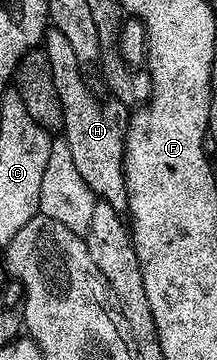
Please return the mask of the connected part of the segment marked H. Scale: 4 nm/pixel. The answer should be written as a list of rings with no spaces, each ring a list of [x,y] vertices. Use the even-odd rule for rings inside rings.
[[[49,27],[42,41],[44,53],[50,58],[50,66],[54,66],[54,86],[58,90],[58,98],[62,98],[62,114],[64,126],[62,138],[70,146],[70,154],[74,157],[74,166],[78,166],[78,174],[86,178],[90,190],[97,197],[114,206],[114,210],[123,213],[128,207],[128,190],[124,186],[124,133],[130,119],[130,108],[115,99],[99,100],[96,92],[84,81],[80,73],[82,62],[70,46],[66,34],[57,28]]]

